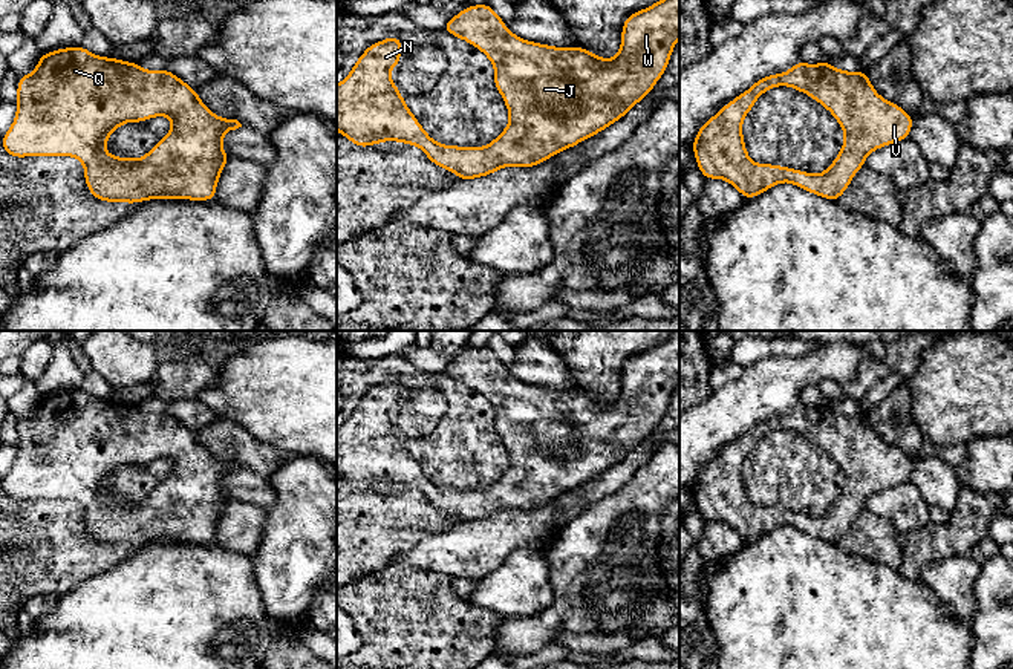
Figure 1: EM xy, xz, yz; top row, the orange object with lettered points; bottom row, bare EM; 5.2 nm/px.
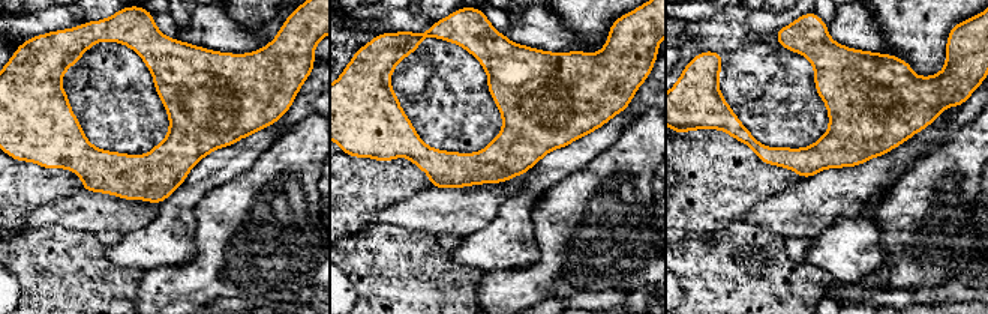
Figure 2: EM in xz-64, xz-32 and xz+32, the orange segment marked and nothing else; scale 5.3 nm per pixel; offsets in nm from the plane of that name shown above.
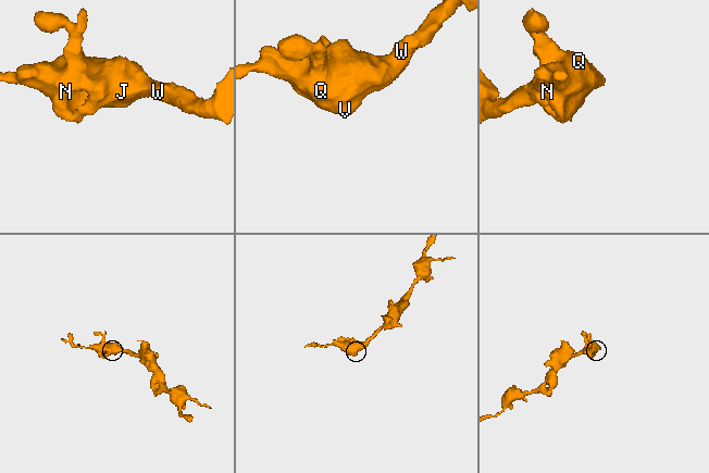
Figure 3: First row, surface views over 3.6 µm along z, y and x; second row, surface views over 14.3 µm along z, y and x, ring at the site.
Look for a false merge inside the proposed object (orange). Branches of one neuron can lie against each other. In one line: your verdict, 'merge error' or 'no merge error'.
no merge error

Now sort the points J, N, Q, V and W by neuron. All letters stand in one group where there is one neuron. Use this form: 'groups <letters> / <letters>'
groups J N Q V W

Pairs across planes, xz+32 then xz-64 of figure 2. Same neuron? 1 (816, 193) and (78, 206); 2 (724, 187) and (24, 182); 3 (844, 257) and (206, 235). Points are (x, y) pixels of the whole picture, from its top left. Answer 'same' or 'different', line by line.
1: same
2: same
3: different

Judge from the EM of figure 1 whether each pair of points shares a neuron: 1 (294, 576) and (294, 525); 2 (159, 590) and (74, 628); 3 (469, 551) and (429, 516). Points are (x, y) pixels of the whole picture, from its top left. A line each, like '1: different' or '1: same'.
1: same
2: same
3: different

